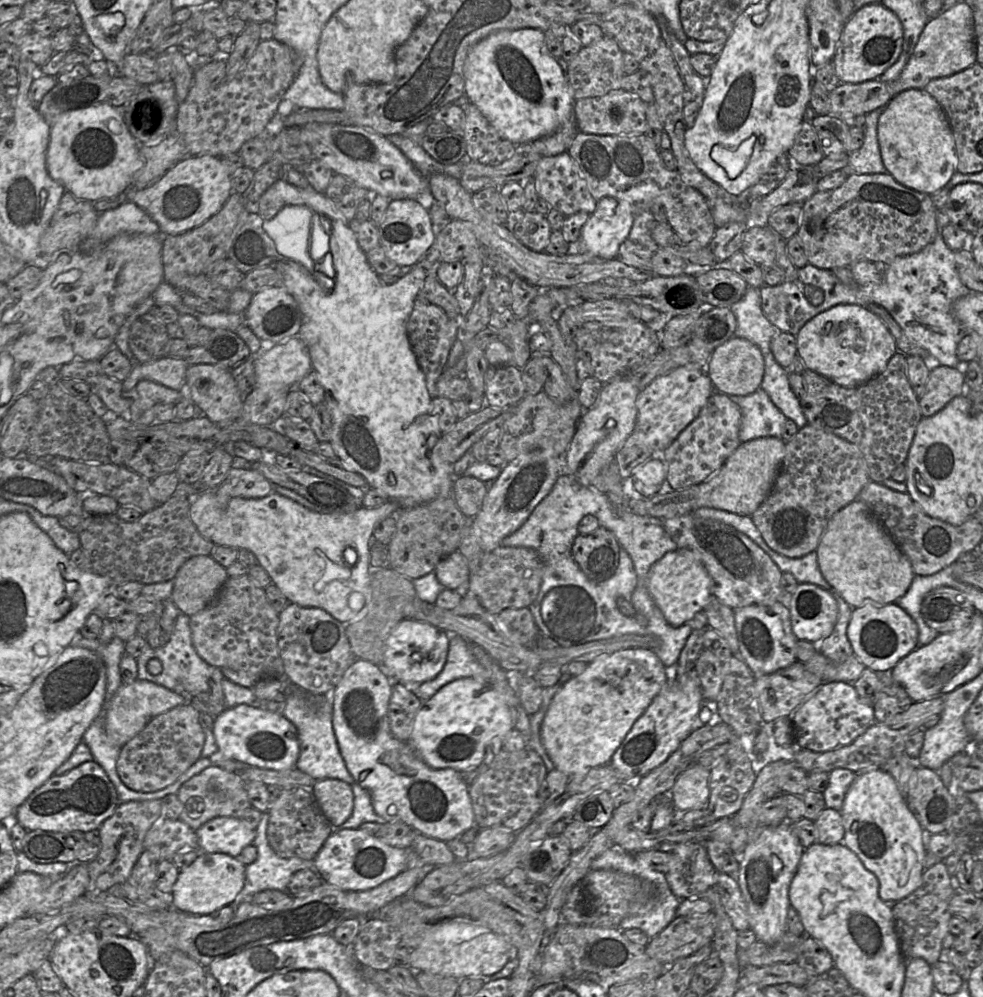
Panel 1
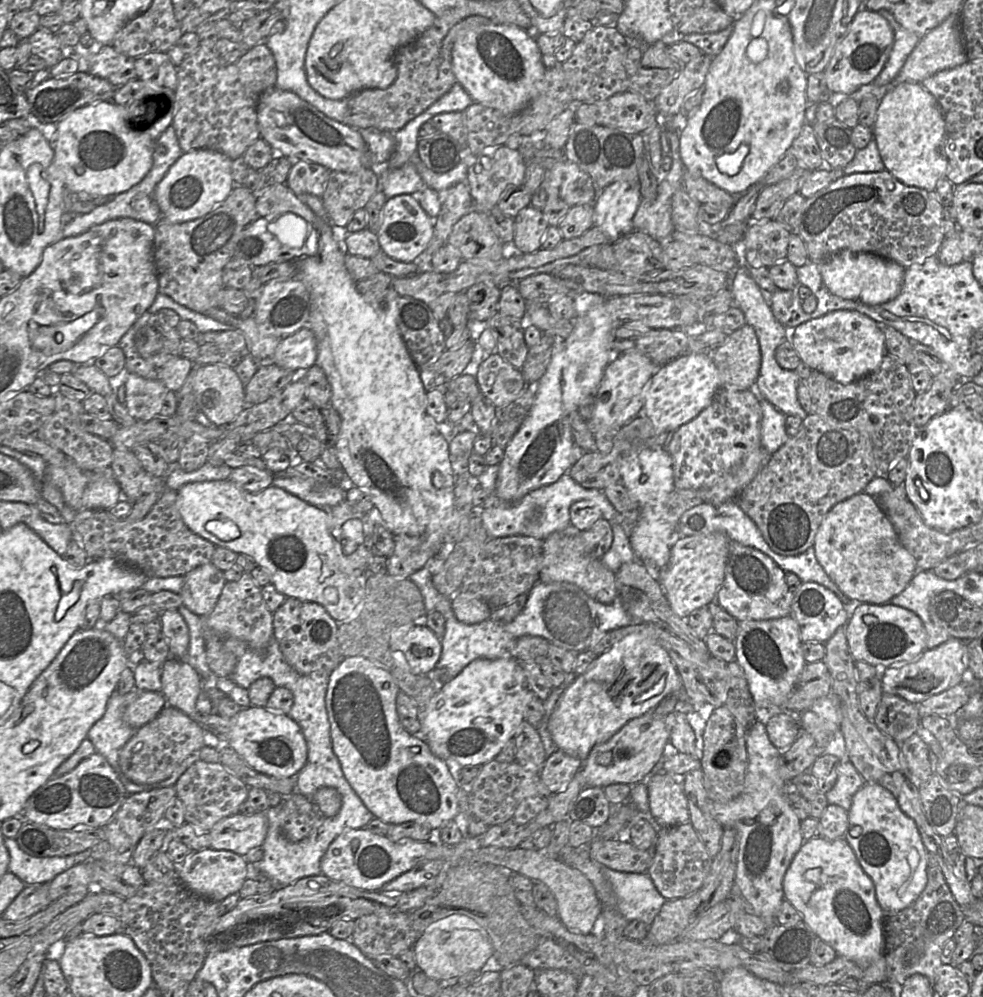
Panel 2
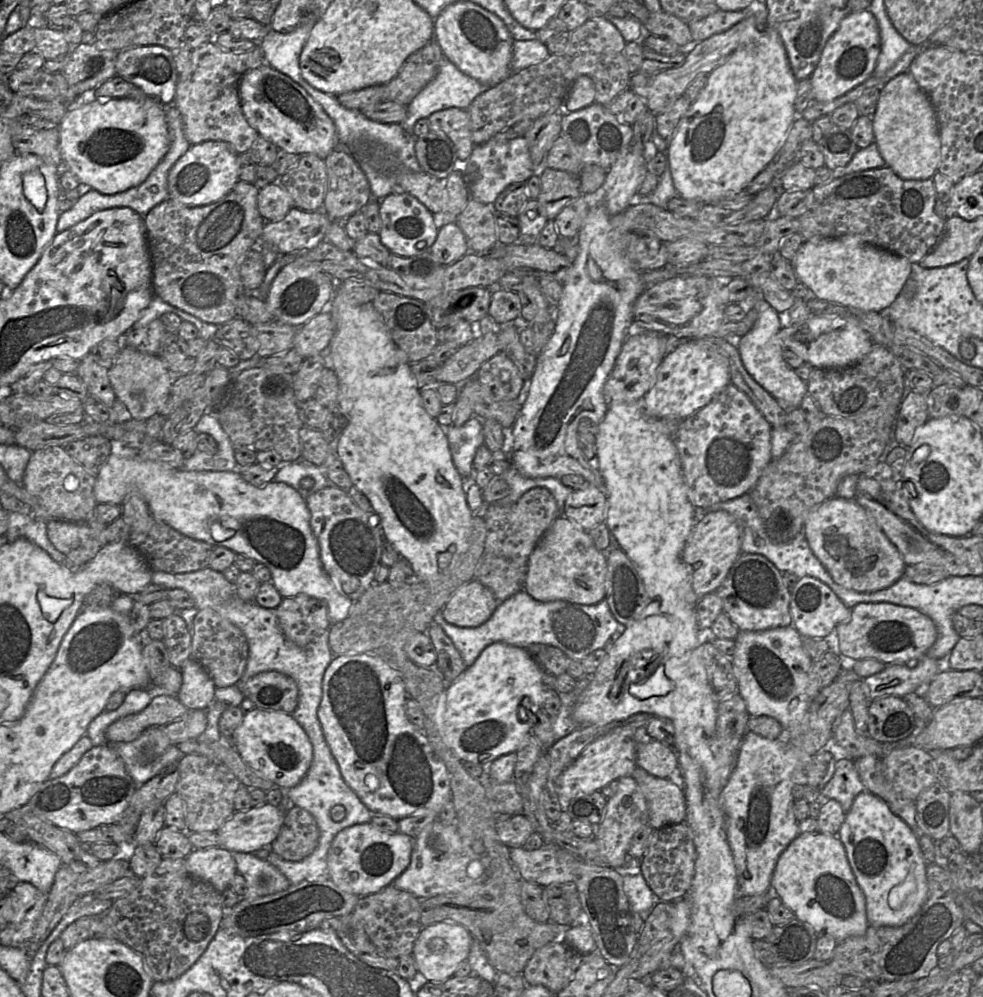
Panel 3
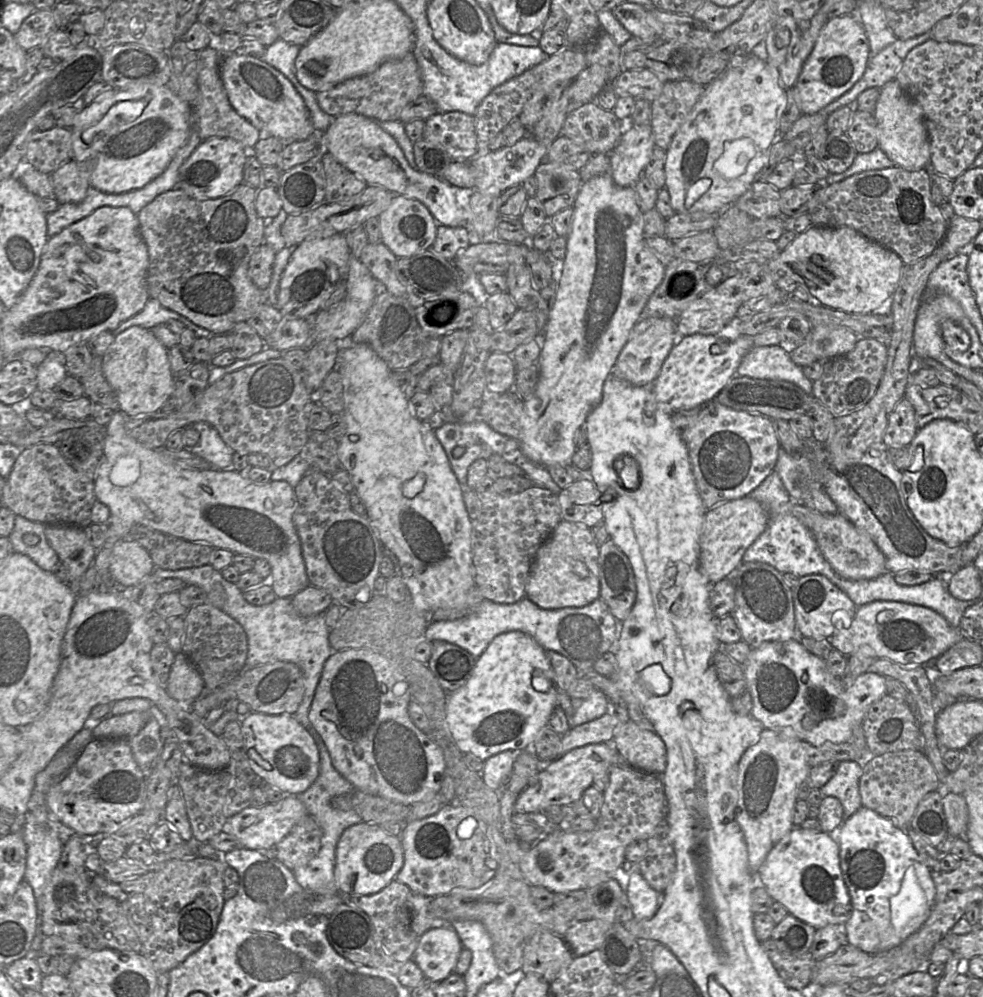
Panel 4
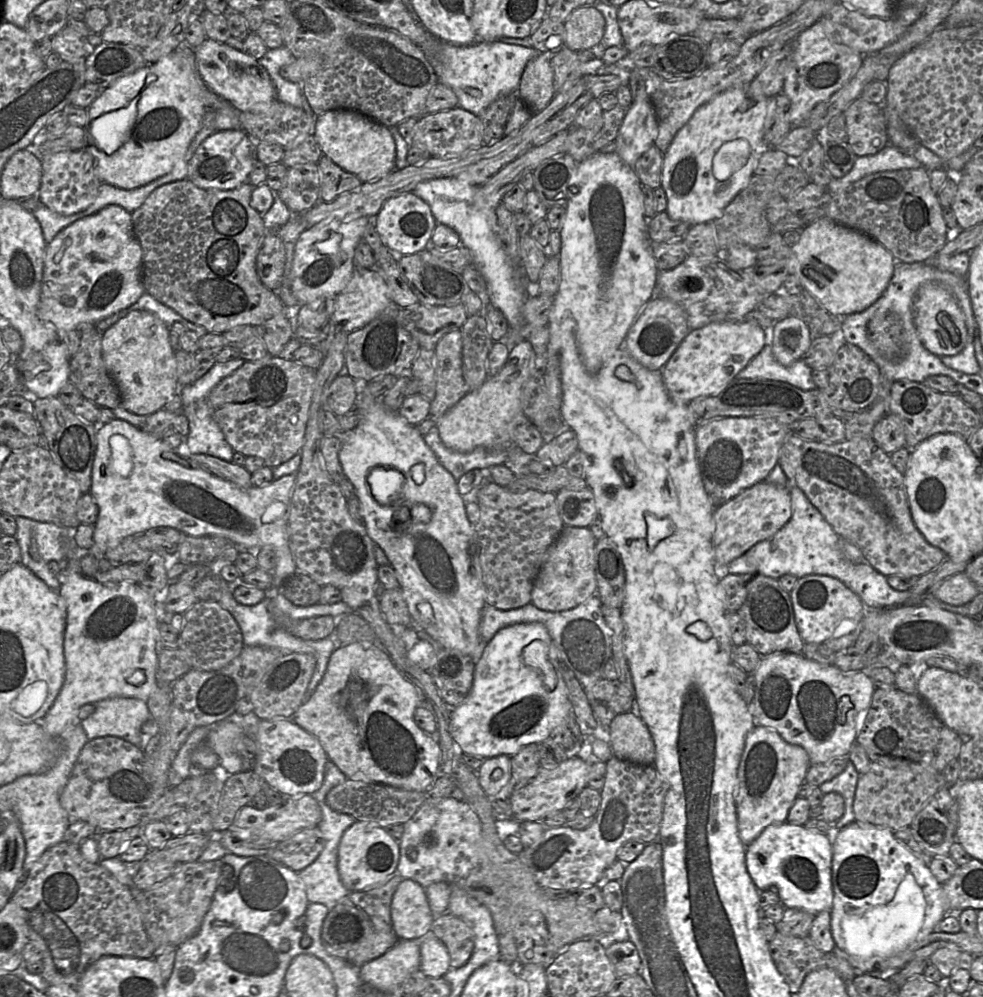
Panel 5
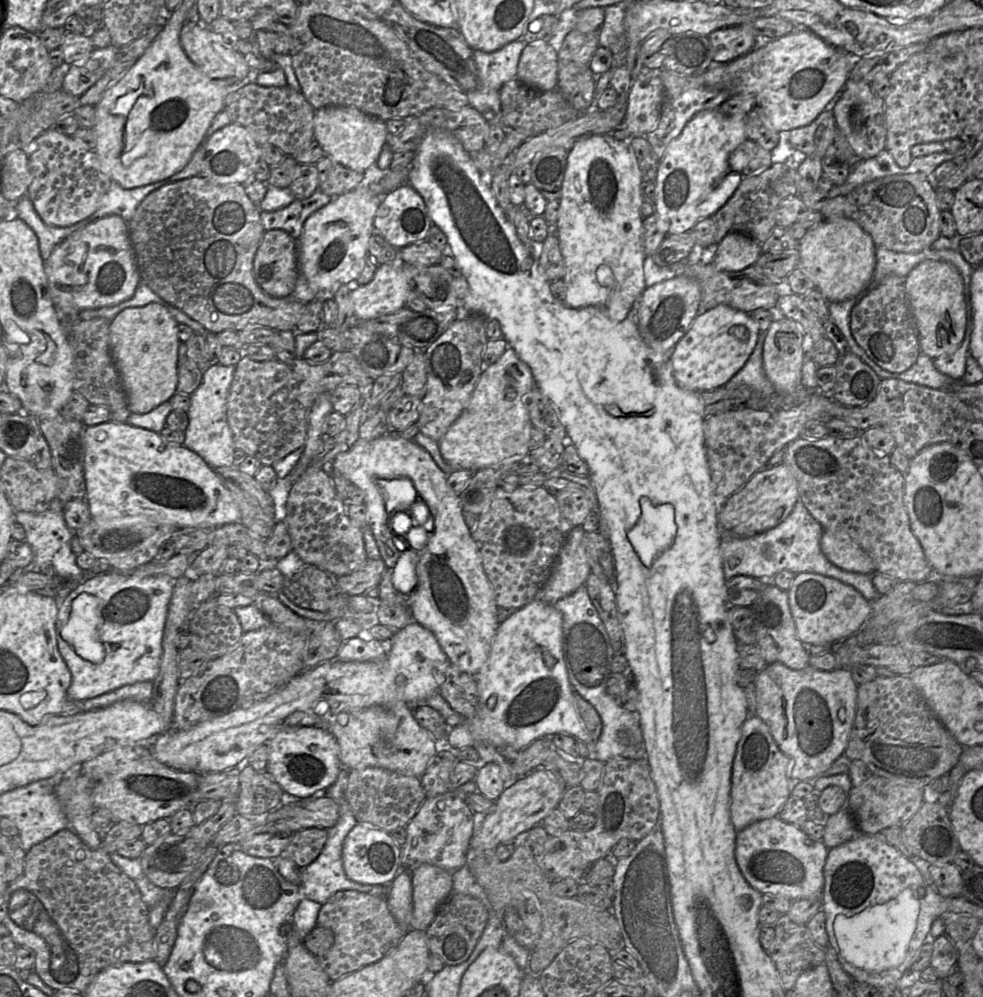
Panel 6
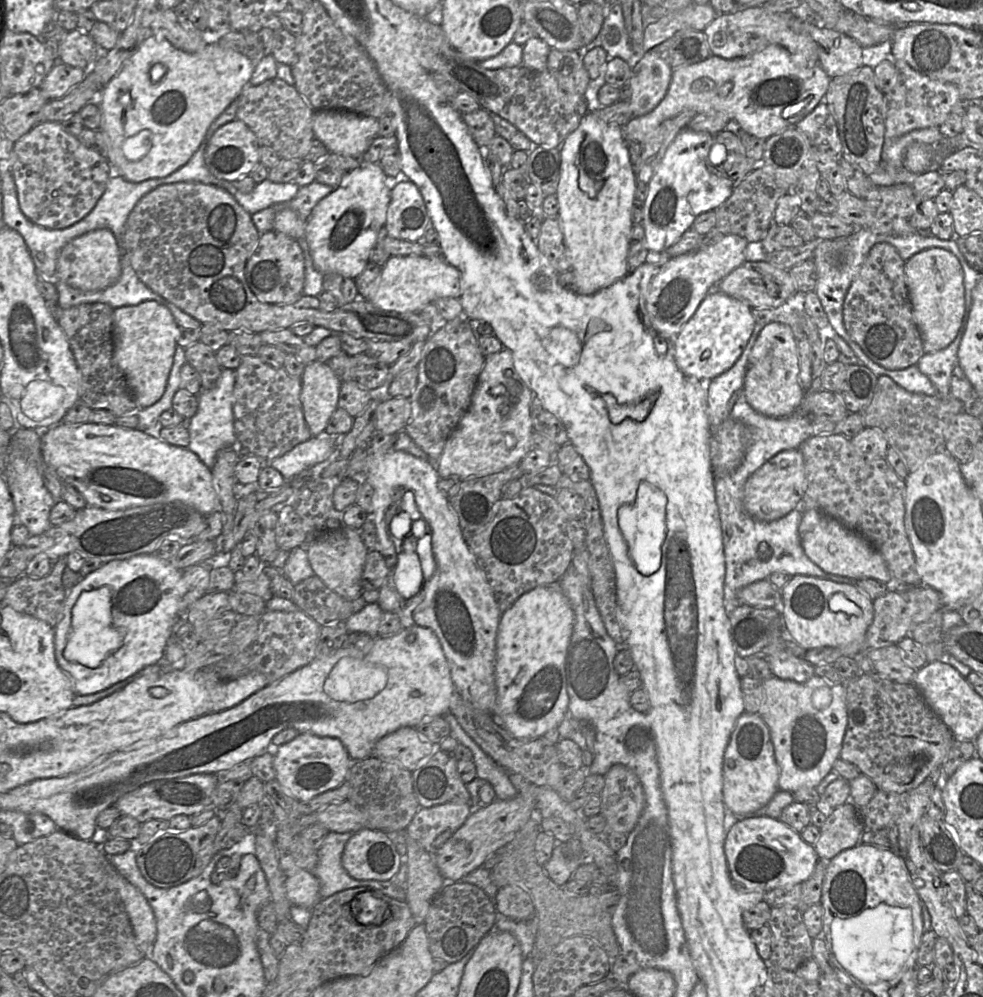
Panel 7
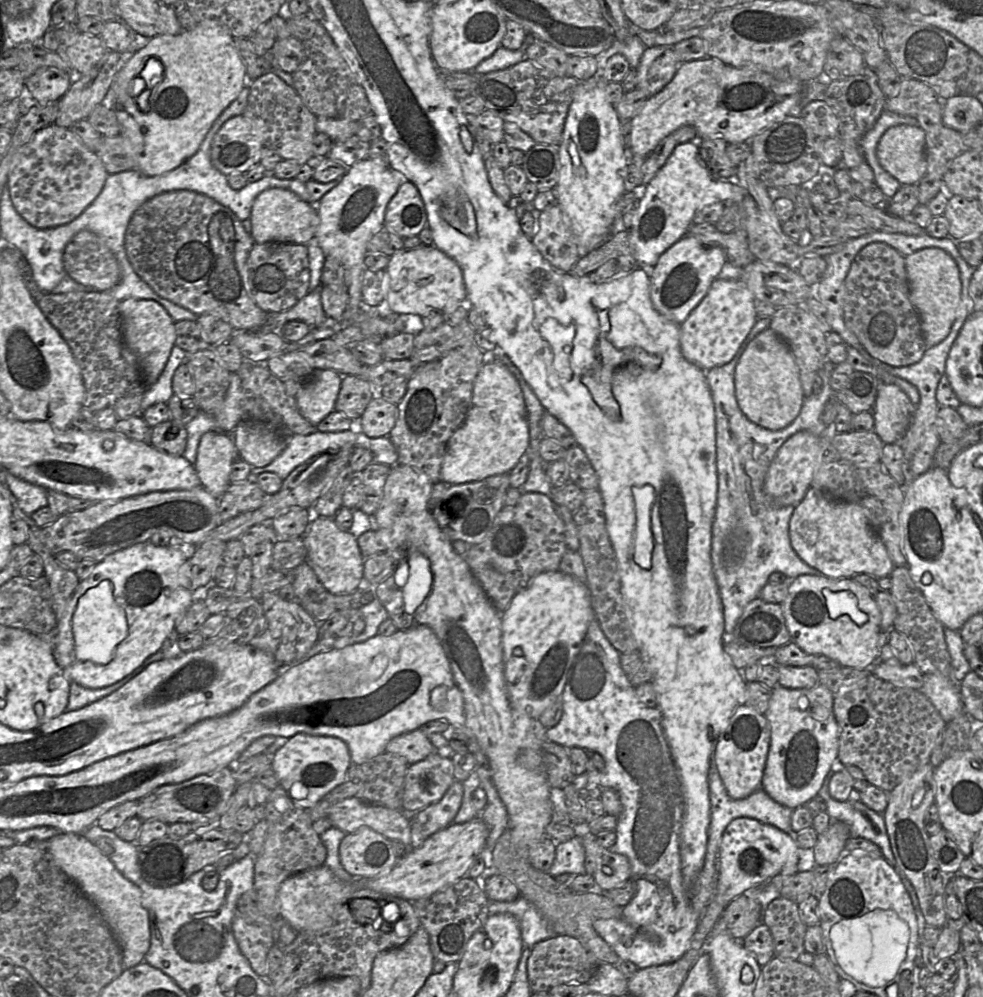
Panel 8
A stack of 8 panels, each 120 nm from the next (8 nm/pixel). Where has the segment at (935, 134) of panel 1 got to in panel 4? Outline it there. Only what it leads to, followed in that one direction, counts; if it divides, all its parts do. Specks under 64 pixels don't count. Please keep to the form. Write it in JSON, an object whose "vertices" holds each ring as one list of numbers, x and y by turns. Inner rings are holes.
{"vertices":[[895,79,880,88,874,116,878,148,888,156,894,166,908,171,917,171,925,169,930,164,930,144,922,109,902,90]]}

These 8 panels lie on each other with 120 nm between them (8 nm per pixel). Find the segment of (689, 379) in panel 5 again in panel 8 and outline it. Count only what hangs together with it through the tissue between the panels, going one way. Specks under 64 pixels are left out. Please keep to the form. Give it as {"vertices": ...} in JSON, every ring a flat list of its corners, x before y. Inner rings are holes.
{"vertices":[[716,278,702,301,680,325,683,356,704,371,730,362,757,321,754,300,742,280]]}

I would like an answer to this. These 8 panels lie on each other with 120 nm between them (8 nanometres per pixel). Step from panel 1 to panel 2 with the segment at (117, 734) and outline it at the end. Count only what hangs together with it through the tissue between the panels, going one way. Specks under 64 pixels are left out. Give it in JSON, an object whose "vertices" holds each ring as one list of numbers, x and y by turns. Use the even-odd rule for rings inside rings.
{"vertices":[[143,691,126,707,123,720,137,730,154,719,165,706,167,701,161,692]]}

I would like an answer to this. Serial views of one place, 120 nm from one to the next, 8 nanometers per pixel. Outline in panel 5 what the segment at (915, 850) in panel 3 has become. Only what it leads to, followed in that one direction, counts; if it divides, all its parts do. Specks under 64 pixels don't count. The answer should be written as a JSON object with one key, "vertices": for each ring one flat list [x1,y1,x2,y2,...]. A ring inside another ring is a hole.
{"vertices":[[854,821,840,830,833,844,832,887,834,899,833,906,830,910,831,933,836,947,846,952,847,961,851,964,856,973,868,974,871,971,885,971,889,968,904,967,912,960,912,952,918,949,918,943,931,934,940,921,949,913,949,901,943,890,943,885,938,882,932,874,929,866,901,844,892,830,867,823]]}

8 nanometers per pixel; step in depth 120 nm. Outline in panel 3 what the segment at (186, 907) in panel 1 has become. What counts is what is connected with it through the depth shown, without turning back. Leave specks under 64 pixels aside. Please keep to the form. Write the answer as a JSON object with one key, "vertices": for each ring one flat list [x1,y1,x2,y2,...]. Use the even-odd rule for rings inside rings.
{"vertices":[[222,847,193,849,186,857,188,873,223,892,237,873,232,853]]}

